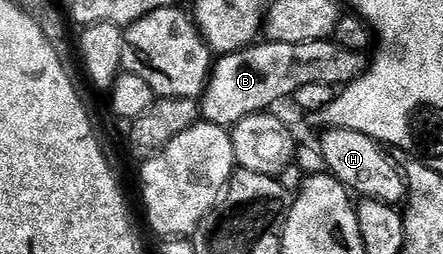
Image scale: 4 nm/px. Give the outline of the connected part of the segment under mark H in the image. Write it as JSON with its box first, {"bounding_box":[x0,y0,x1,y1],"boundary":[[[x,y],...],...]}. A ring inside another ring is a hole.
{"bounding_box":[318,128,405,206],"boundary":[[[329,128],[323,134],[325,136],[318,140],[318,147],[324,159],[327,175],[343,184],[349,193],[365,200],[377,200],[393,206],[405,203],[405,173],[401,169],[400,172],[396,169],[395,162],[387,156],[389,153],[377,141],[371,140],[366,134],[358,134],[354,130],[341,128]]]}

